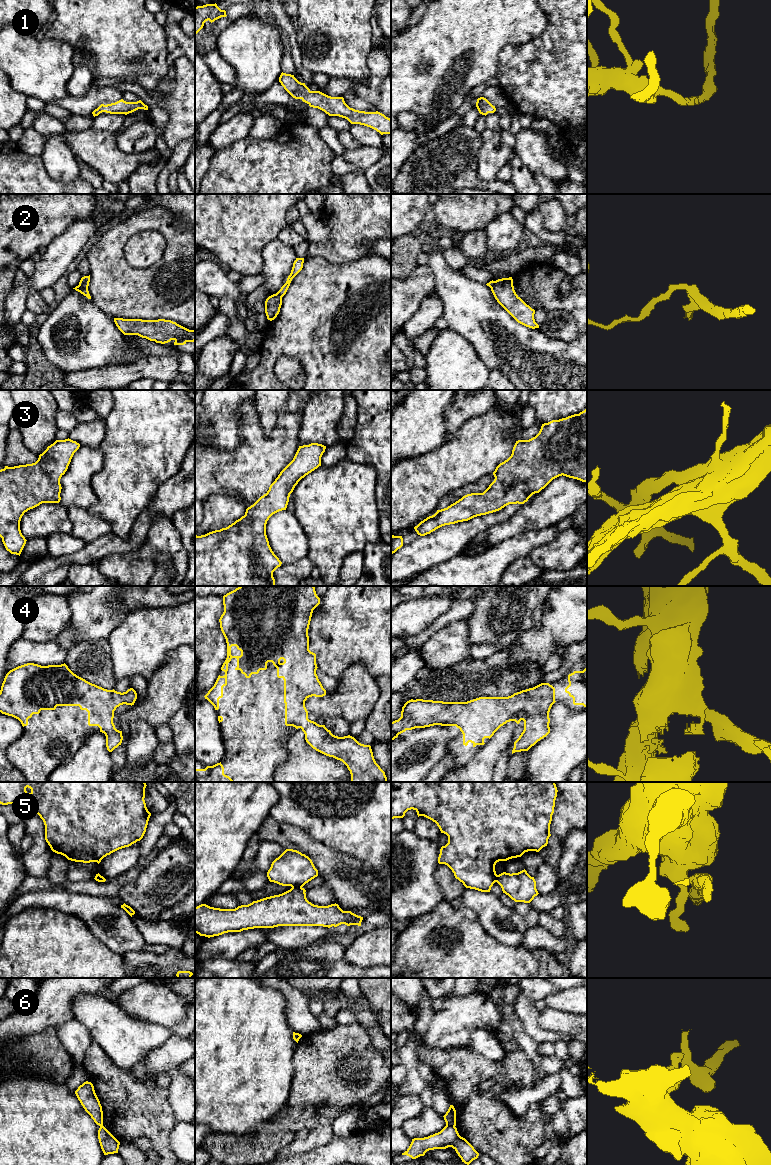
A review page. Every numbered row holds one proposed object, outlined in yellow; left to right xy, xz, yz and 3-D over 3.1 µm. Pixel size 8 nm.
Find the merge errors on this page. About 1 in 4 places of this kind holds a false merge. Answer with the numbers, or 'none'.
2, 5, 6

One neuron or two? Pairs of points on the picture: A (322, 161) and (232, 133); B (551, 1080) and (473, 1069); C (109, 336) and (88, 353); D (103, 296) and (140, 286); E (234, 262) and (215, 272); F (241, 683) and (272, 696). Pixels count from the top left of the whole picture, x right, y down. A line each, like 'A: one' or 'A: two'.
A: two
B: two
C: one
D: one
E: two
F: one

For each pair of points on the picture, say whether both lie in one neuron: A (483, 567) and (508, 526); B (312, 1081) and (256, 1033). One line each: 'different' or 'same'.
A: different
B: different

